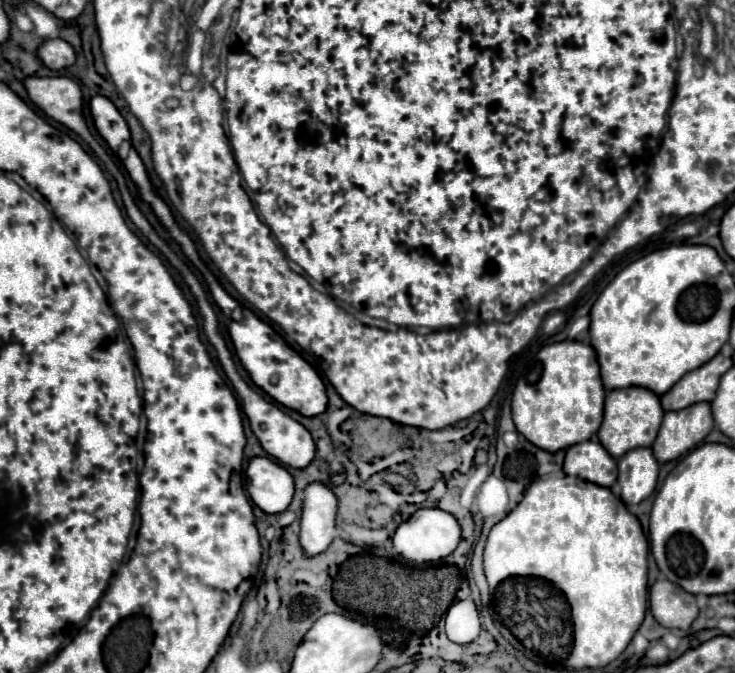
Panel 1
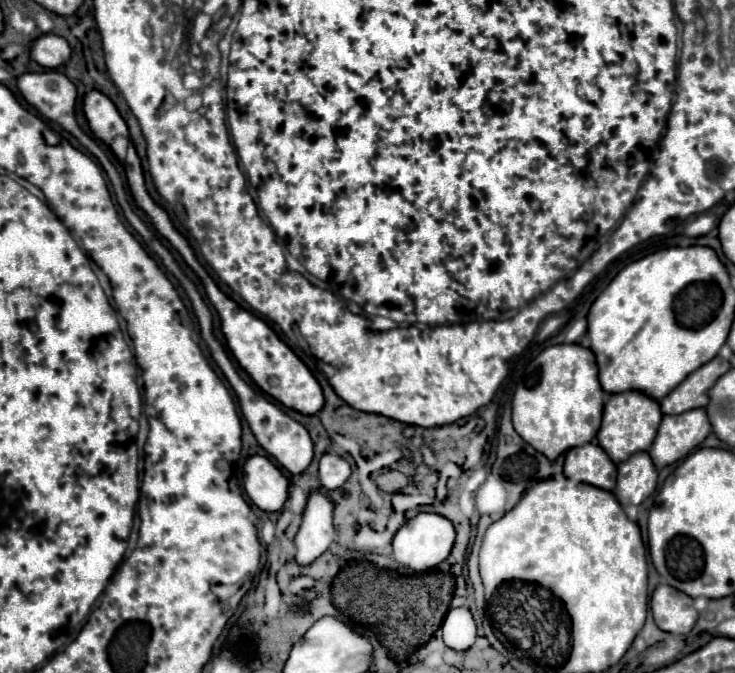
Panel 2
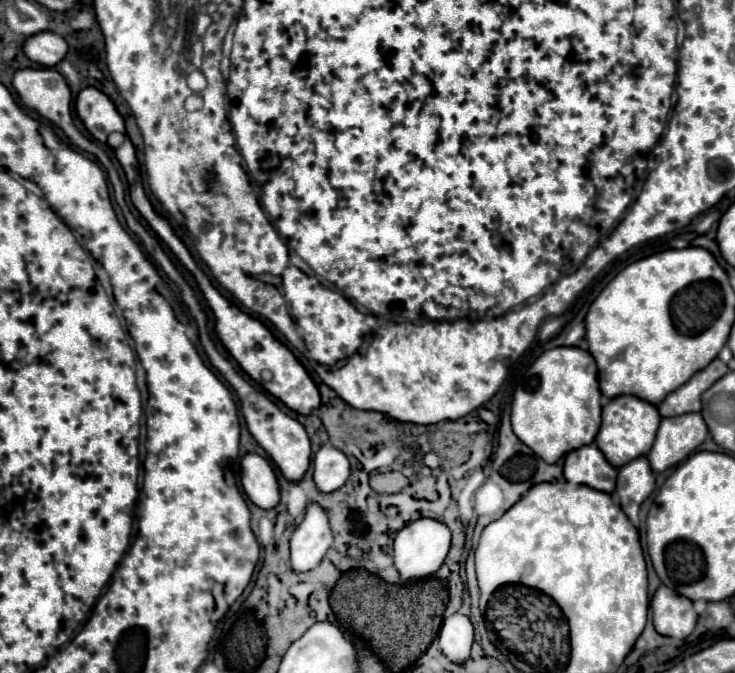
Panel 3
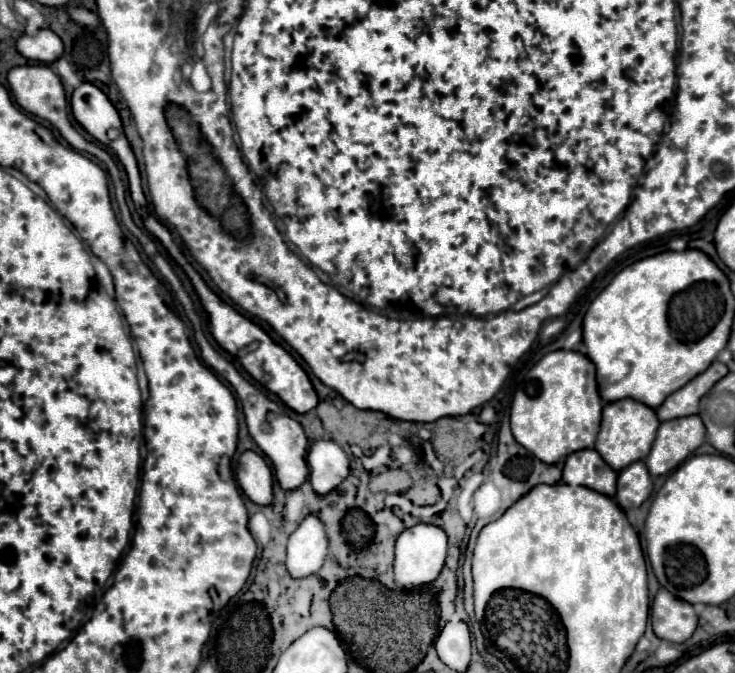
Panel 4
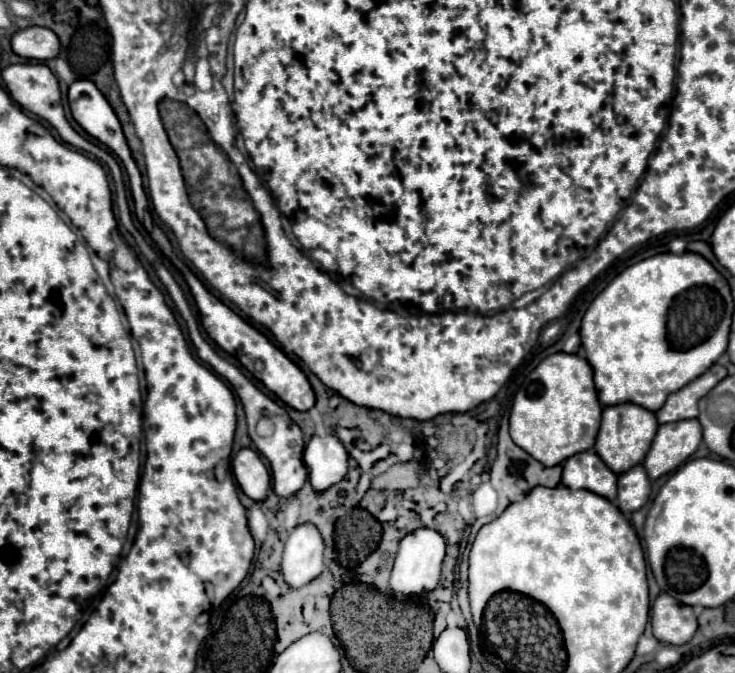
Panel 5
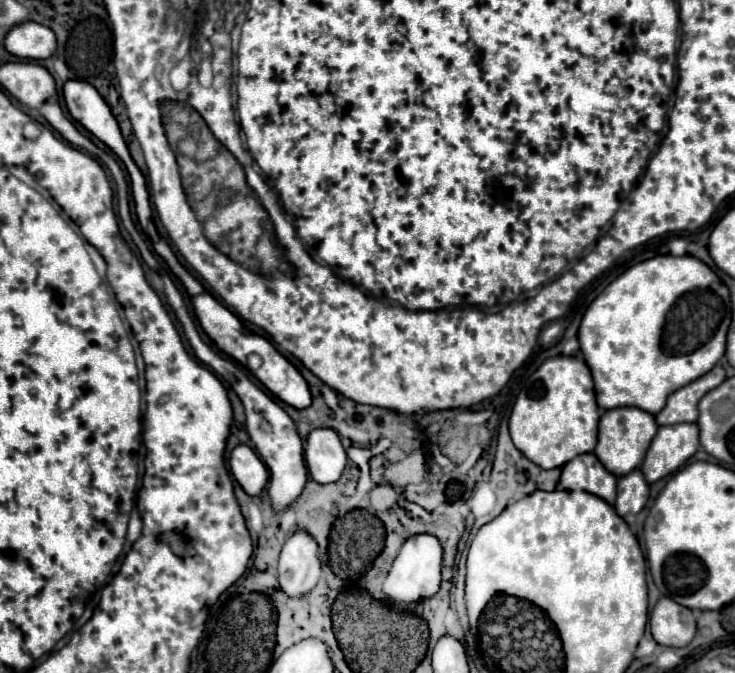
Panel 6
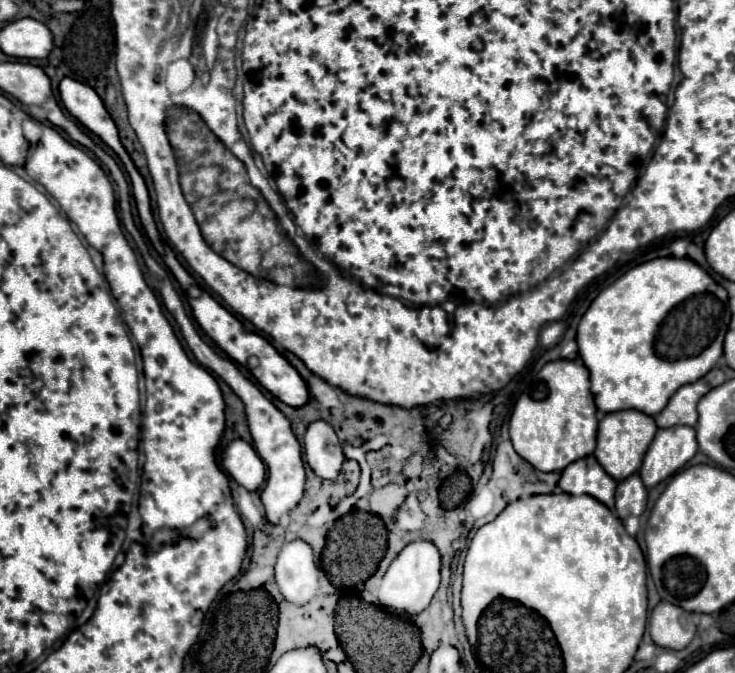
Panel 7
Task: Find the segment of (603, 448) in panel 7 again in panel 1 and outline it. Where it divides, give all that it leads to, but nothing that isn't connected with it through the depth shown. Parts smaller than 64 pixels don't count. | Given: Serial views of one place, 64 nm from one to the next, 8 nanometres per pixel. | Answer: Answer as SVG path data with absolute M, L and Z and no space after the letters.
M624 388L624 390L610 390L606 394L606 406L604 406L604 420L598 430L598 440L608 448L608 454L612 458L624 456L624 452L630 452L632 448L650 448L656 440L658 428L662 424L664 410L660 406L660 398L646 390L646 388Z

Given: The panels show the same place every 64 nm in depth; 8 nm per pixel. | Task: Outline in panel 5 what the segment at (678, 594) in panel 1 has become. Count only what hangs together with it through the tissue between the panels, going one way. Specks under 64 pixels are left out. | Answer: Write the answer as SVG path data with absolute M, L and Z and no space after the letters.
M664 592L656 598L652 606L650 622L656 640L674 646L682 646L690 642L690 638L698 628L694 610L690 606L680 604L678 600L672 600L672 596Z

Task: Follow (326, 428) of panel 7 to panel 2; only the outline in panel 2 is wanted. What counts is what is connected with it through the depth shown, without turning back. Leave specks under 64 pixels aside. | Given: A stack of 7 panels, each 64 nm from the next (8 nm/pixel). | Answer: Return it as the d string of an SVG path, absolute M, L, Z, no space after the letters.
M326 452L320 458L318 466L318 478L324 490L336 490L340 488L351 475L351 467L342 456Z

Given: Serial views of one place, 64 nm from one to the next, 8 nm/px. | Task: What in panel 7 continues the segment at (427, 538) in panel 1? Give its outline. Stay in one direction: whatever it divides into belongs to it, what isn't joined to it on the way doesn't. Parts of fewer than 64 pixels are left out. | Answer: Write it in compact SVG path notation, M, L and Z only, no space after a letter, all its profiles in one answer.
M412 542L398 554L398 558L386 570L378 592L380 606L392 614L412 618L430 604L434 592L438 590L438 584L440 584L440 552L432 542Z

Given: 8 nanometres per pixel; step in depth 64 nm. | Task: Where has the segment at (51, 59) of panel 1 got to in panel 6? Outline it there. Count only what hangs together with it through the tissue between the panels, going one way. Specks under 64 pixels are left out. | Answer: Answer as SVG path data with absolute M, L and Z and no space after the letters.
M22 22L8 30L4 36L4 48L18 58L44 60L56 50L56 36L48 26L38 22Z

